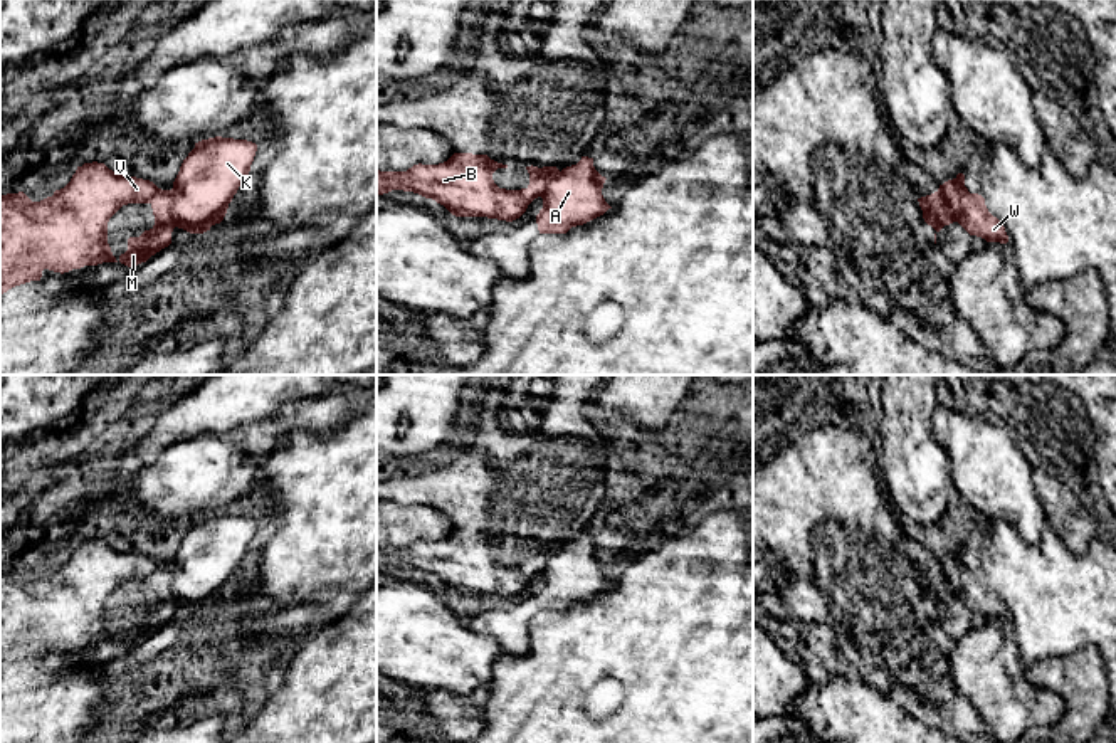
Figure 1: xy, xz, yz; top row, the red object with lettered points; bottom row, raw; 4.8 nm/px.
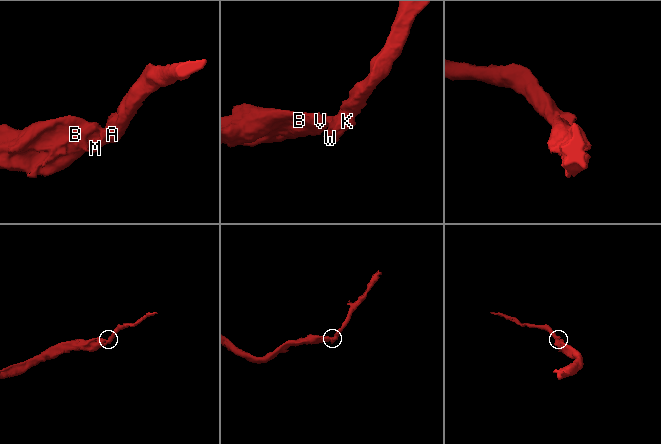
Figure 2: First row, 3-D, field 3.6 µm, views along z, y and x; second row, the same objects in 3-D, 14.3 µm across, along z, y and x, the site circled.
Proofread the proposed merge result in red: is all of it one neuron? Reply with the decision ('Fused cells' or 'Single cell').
Fused cells

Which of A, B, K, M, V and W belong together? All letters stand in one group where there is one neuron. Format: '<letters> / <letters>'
A K W / B M V

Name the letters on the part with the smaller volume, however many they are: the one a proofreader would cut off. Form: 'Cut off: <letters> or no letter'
Cut off: A, K, W

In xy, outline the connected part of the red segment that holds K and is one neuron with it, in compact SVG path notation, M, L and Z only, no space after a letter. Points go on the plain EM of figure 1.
M215 513L195 519L171 565L176 603L203 610L220 600L250 548L255 528L257 521L247 516Z

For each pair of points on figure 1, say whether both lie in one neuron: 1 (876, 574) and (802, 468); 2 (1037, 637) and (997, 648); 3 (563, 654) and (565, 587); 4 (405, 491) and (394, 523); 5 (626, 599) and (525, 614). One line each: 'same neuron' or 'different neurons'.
1: same neuron
2: different neurons
3: different neurons
4: different neurons
5: different neurons

